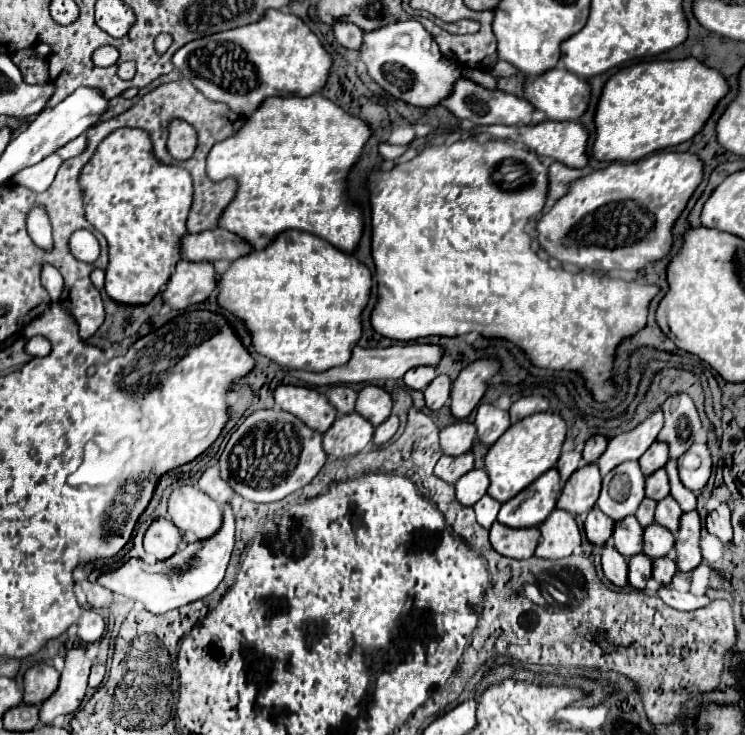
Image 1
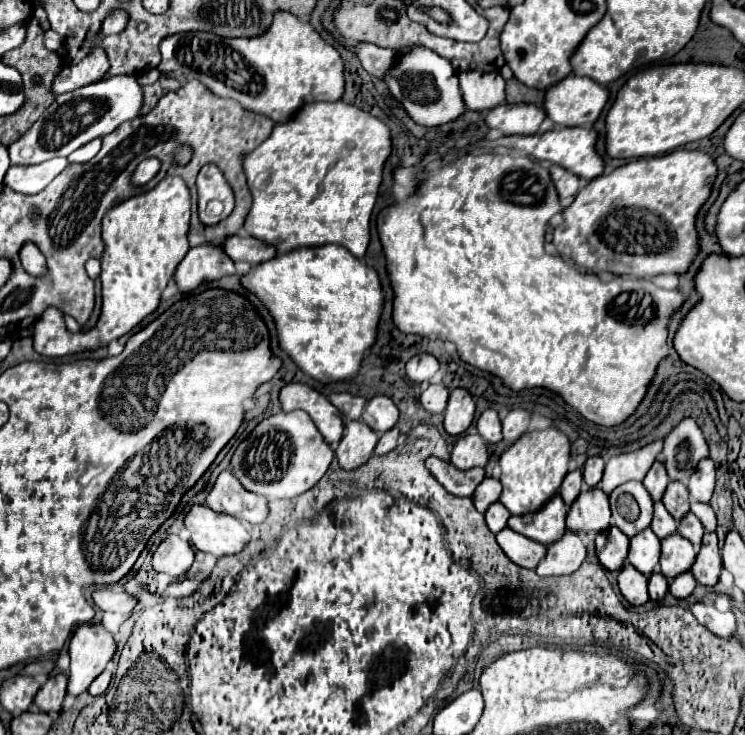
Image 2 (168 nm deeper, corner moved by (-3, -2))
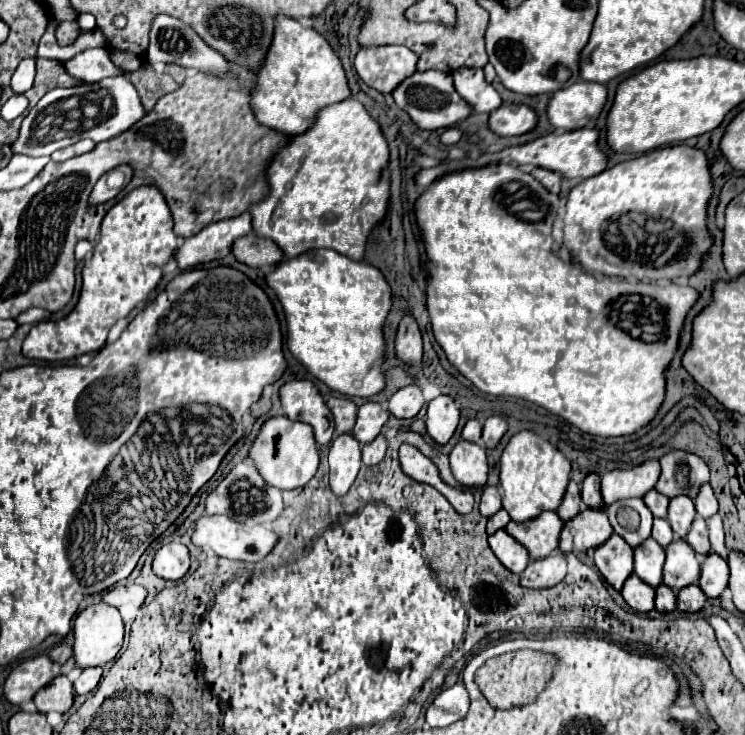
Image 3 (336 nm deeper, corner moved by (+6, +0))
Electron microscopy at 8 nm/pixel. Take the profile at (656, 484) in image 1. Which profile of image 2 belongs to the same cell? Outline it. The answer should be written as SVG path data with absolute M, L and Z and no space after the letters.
M669 482L663 494L663 504L669 510L669 514L679 520L681 516L685 516L685 512L689 512L689 492L685 488L683 482Z

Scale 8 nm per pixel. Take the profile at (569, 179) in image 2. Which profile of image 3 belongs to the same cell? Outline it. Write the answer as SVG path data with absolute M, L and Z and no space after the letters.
M534 168L530 172L546 190L554 192L554 194L560 194L560 174L552 172L552 170L544 170L544 168Z

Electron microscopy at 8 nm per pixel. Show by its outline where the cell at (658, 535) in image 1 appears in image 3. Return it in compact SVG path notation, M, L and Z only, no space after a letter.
M672 542L666 548L666 564L664 564L664 584L670 586L674 592L698 584L700 580L700 562L696 552L688 542Z

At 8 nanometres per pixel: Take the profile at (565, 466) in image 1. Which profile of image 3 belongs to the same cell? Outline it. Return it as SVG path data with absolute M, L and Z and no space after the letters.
M570 482L568 494L564 496L564 502L562 502L560 510L558 510L558 516L560 516L562 522L568 522L574 516L578 516L582 508L584 506L582 506L582 498L580 498L580 488L576 486L576 482Z

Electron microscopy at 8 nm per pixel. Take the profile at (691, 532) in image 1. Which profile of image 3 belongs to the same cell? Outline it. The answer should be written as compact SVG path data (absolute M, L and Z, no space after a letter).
M712 552L702 564L700 588L708 598L720 598L726 586L728 586L728 562L724 562L716 552Z

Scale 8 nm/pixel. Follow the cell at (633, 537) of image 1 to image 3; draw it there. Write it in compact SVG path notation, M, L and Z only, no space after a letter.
M650 538L640 546L640 550L634 550L634 572L652 588L662 584L662 568L664 568L664 548Z

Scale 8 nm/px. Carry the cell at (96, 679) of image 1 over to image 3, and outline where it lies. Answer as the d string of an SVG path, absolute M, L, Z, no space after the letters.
M92 666L92 668L82 670L80 678L74 682L76 694L88 694L88 692L92 692L98 686L100 678L102 678L102 666Z

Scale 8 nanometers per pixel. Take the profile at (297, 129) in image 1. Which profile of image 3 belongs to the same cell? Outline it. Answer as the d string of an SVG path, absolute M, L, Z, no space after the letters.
M348 98L320 110L314 128L310 128L306 134L290 138L290 142L274 156L272 164L268 166L268 182L272 190L268 198L250 208L254 232L272 238L284 250L286 258L296 258L306 250L330 248L354 260L362 260L372 228L384 220L388 210L388 160L388 144L378 122L358 100Z

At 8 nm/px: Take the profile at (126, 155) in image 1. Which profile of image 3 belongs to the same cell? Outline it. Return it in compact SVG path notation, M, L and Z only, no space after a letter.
M140 186L128 192L102 220L100 240L94 246L92 258L82 268L78 304L60 320L32 326L22 344L22 354L34 360L62 362L100 350L106 344L110 328L156 288L162 266L172 258L174 250L176 234L172 232L172 214L164 196L154 186Z

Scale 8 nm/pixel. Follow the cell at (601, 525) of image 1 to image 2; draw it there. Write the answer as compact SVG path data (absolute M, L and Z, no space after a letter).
M609 526L605 532L599 532L595 536L595 548L599 562L607 570L619 570L627 556L629 538L623 532L617 532L615 526Z

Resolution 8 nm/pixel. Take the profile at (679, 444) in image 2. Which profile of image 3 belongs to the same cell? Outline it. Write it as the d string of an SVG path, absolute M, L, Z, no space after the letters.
M676 450L660 458L662 474L656 490L668 498L676 498L680 494L696 498L702 484L710 482L708 466L702 458Z

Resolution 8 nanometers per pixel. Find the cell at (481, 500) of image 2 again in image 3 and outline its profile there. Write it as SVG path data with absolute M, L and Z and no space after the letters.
M486 486L482 492L482 502L480 502L480 514L490 518L498 510L502 510L502 494L496 486Z

